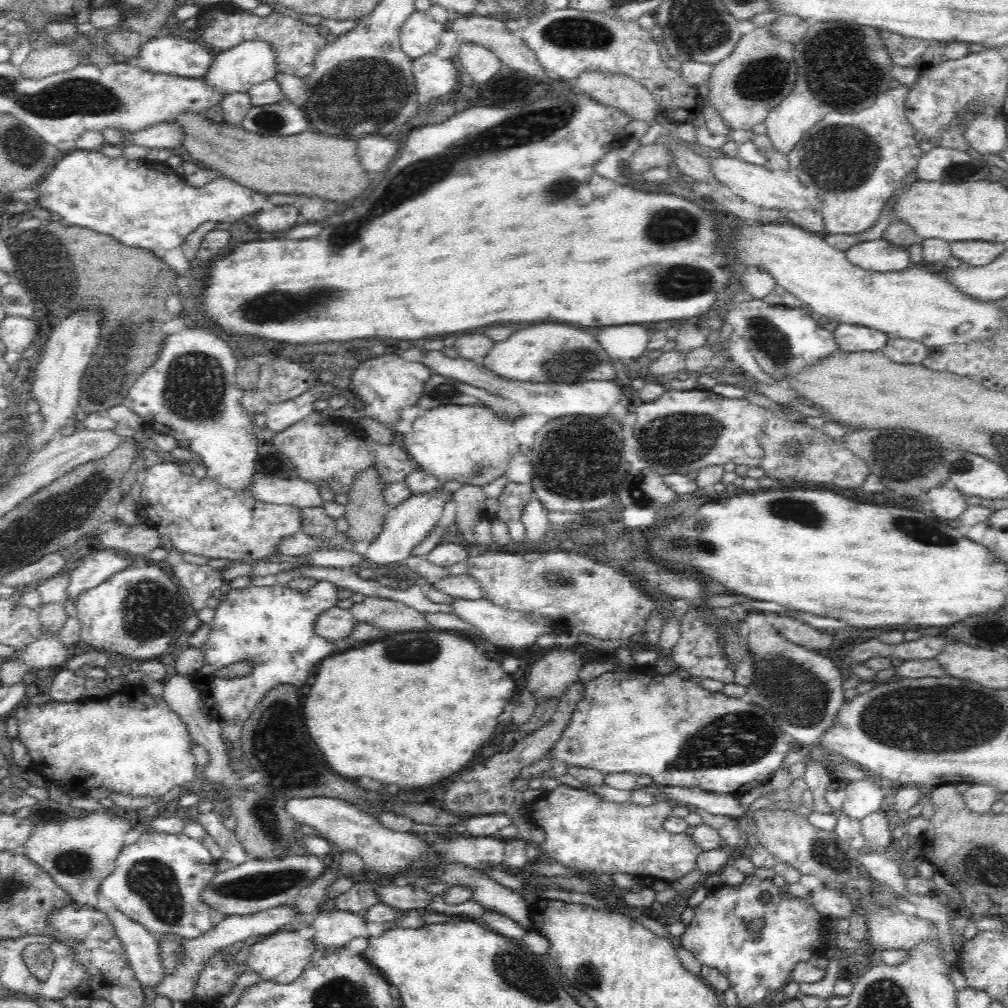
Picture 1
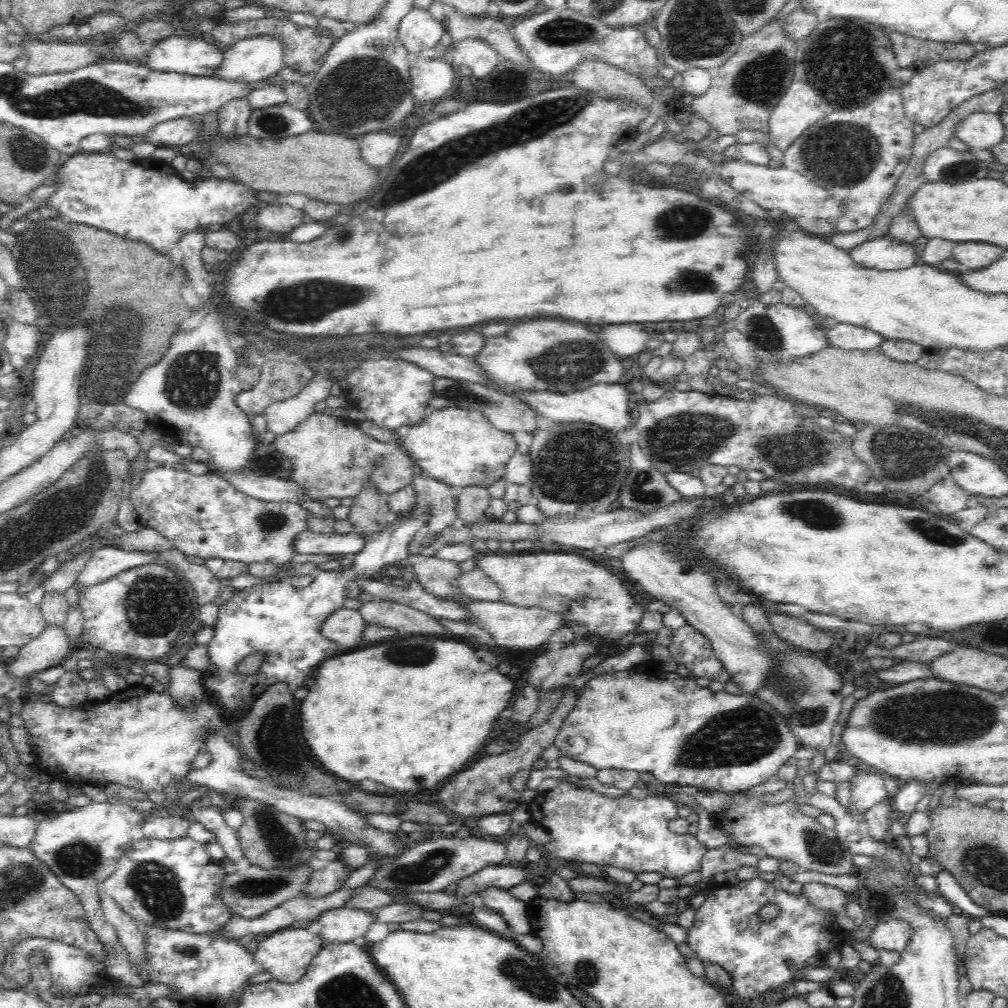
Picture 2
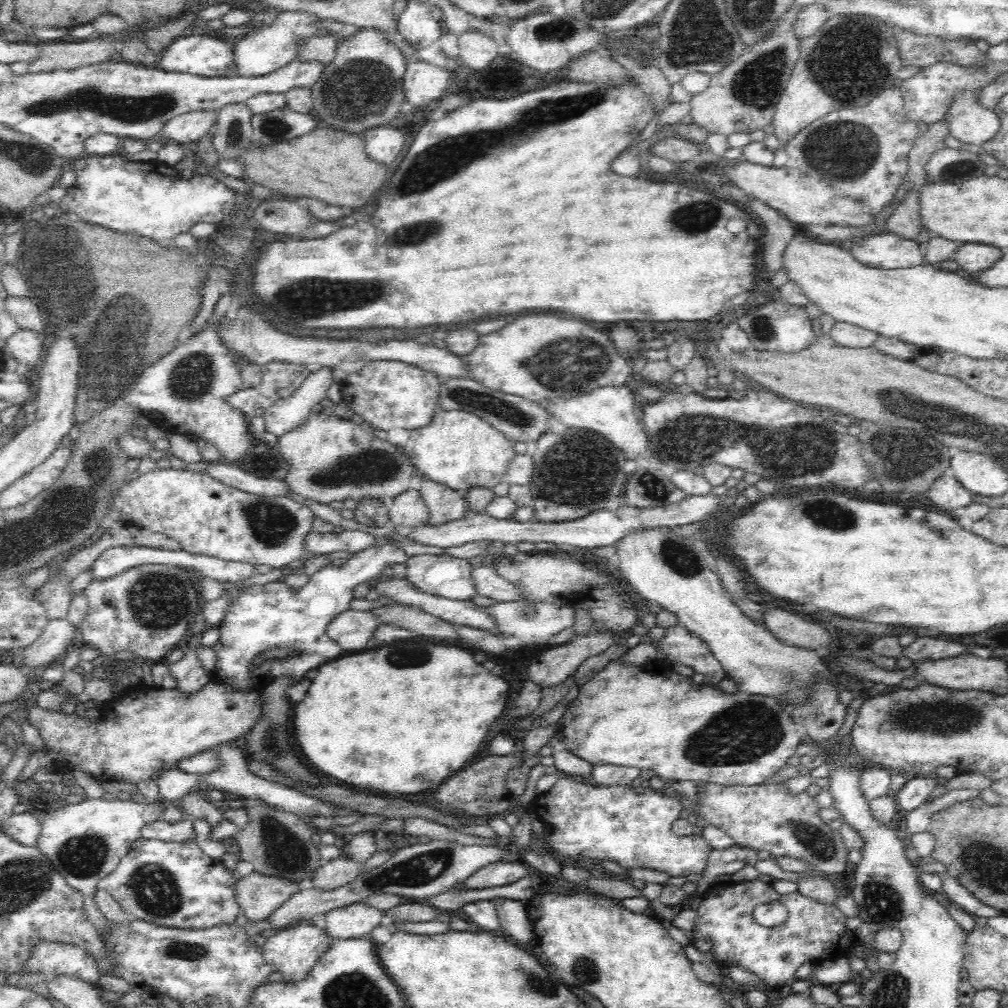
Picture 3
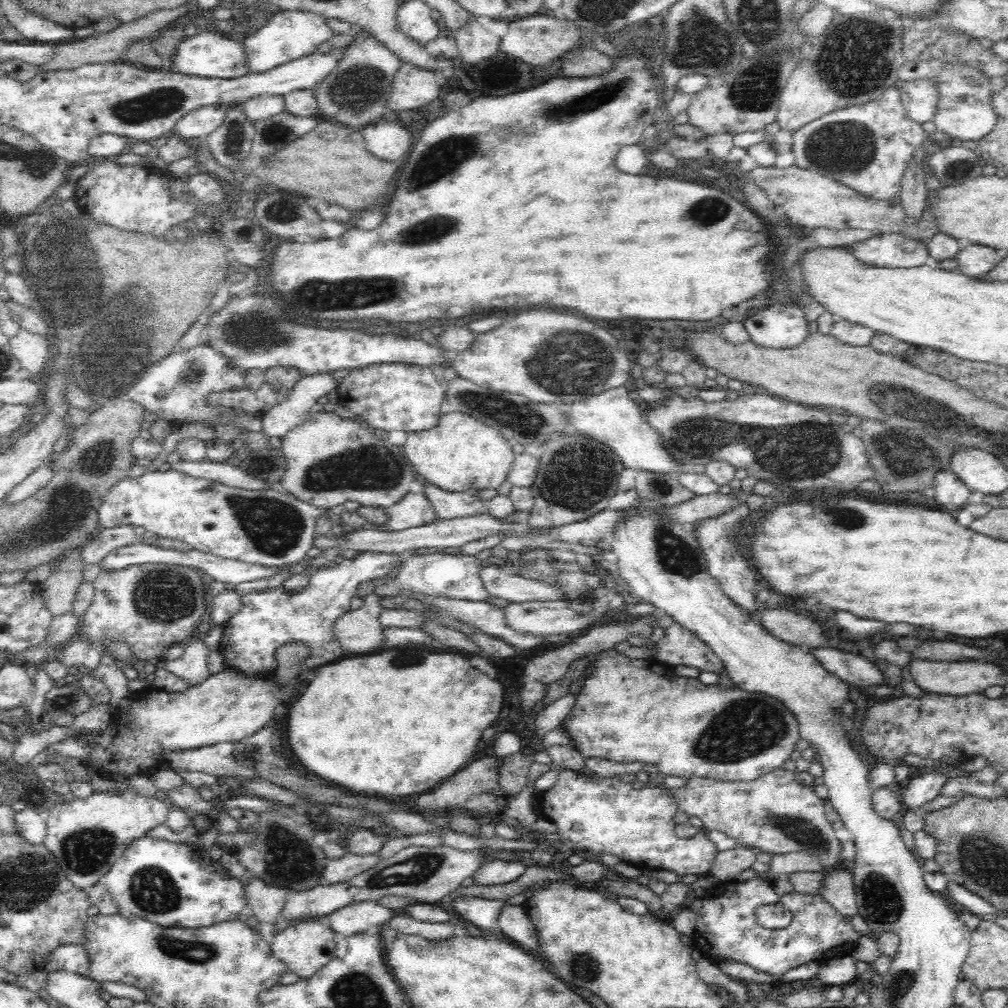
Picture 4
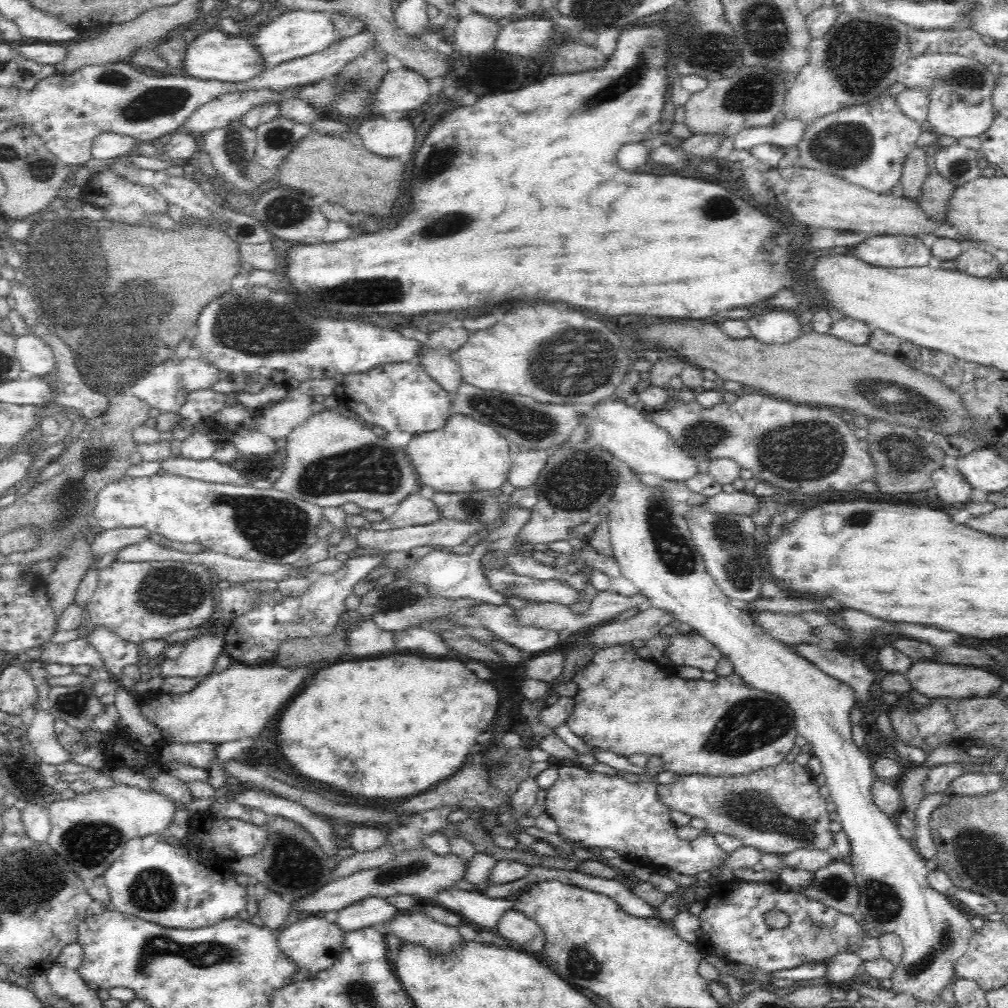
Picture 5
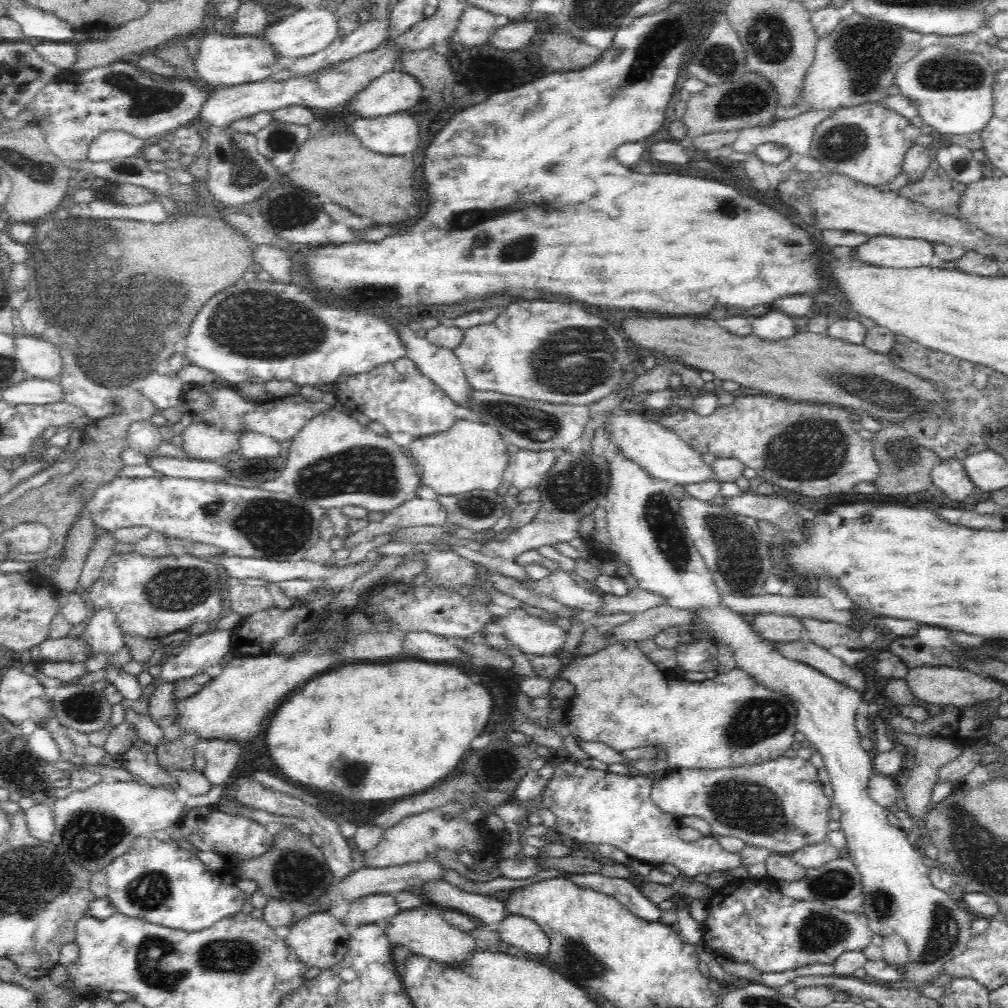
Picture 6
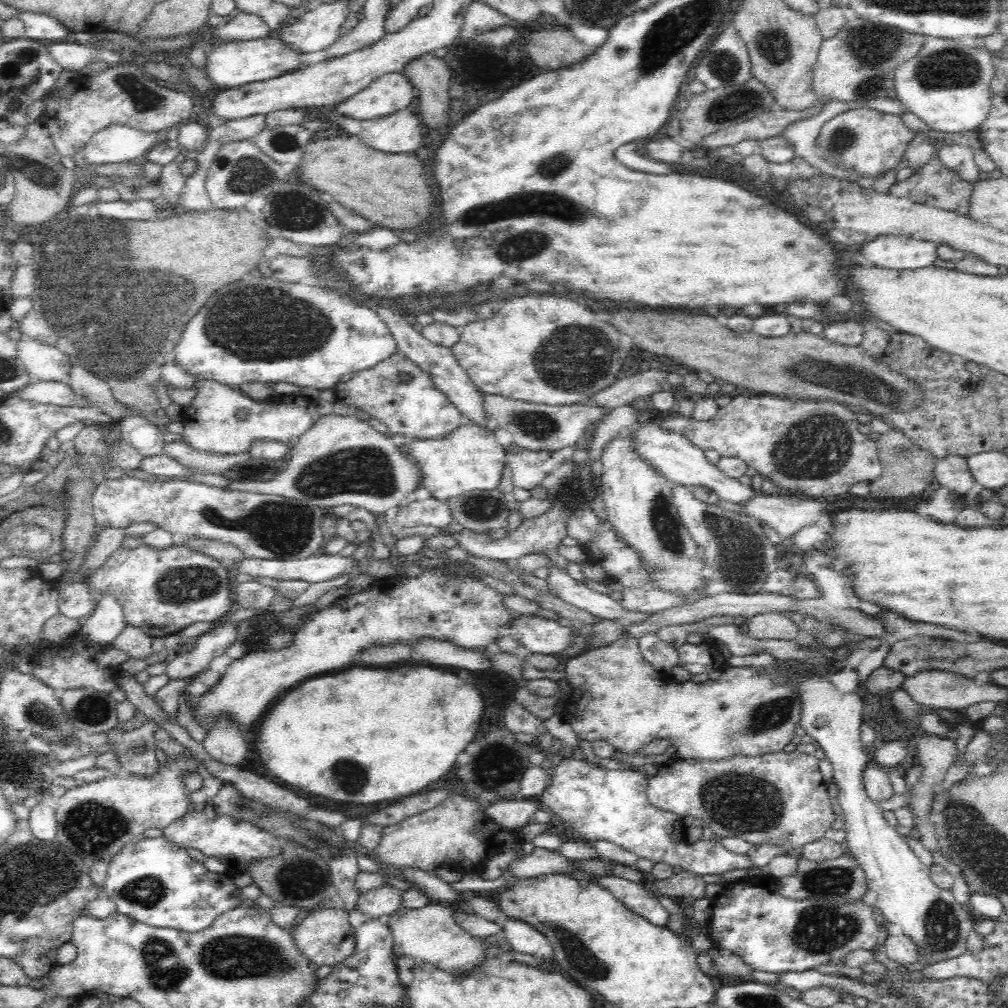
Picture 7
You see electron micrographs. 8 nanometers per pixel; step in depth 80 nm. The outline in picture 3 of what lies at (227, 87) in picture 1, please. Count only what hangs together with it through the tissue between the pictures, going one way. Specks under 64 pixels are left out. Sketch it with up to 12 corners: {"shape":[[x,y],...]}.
{"shape":[[278,12],[232,45],[229,76],[258,78],[292,62],[321,19]]}

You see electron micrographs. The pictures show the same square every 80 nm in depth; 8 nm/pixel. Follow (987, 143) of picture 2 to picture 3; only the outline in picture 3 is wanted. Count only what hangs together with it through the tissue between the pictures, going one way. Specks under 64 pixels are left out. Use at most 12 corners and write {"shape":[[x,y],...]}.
{"shape":[[958,95],[947,110],[950,135],[962,144],[996,138],[1001,124],[995,111]]}

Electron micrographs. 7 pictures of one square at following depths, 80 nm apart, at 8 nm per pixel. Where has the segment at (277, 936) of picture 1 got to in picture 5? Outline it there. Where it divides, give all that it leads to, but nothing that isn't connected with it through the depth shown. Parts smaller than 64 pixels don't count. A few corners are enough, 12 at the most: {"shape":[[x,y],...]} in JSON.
{"shape":[[321,915],[275,940],[296,970],[312,976],[342,953],[343,932]]}

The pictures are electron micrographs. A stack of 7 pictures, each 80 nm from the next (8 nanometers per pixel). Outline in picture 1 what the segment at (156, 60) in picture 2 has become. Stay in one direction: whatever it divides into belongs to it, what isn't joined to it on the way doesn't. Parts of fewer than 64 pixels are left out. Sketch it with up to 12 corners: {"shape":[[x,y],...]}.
{"shape":[[161,34],[132,63],[200,79],[213,57],[194,39]]}

